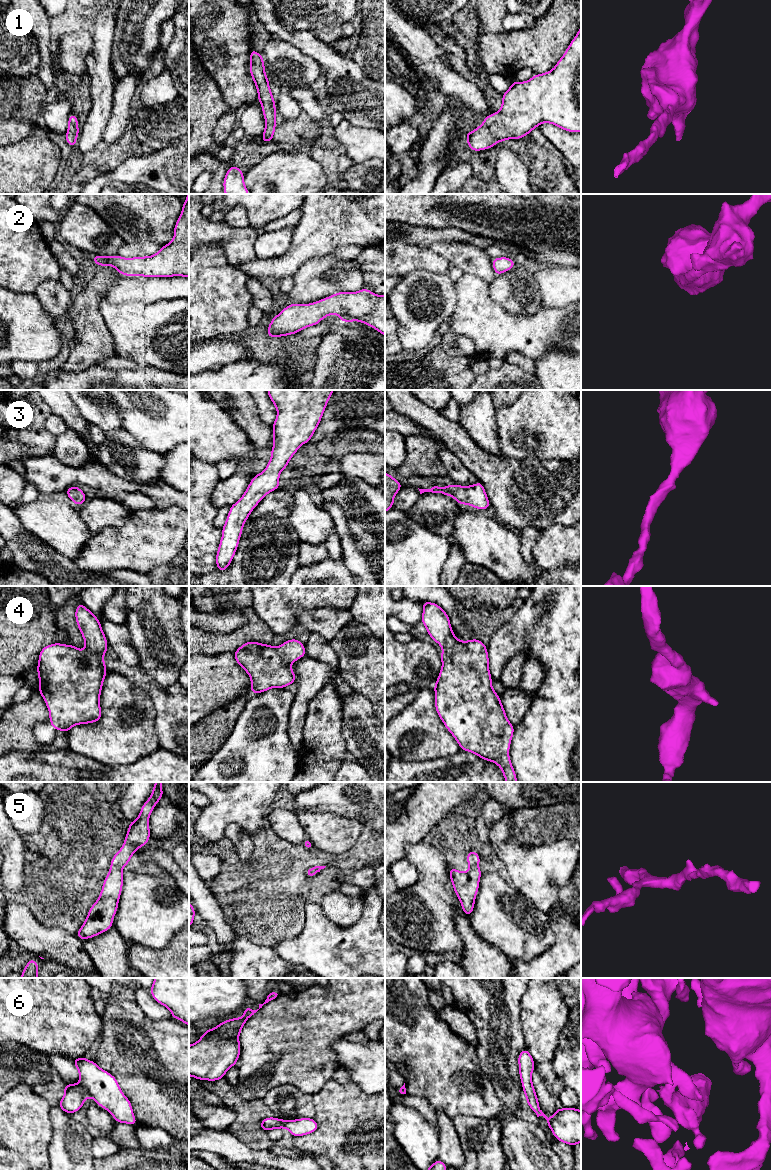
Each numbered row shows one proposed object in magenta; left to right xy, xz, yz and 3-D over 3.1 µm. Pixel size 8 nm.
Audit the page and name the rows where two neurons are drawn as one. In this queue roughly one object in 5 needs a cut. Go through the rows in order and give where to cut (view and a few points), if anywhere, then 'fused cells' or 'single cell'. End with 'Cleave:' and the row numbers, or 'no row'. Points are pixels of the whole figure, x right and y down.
1: no cut; single cell
2: no cut; single cell
3: no cut; single cell
4: no cut; single cell
5: no cut; single cell
6: no cut; single cell
Cleave: no row

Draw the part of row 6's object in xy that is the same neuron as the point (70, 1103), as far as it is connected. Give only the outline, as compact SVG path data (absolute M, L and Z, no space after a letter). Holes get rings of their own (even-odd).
M84 1056L72 1059L72 1062L78 1069L80 1081L77 1084L64 1085L64 1097L57 1107L71 1115L83 1108L85 1099L91 1097L98 1106L107 1110L117 1123L138 1125L131 1102L112 1074Z

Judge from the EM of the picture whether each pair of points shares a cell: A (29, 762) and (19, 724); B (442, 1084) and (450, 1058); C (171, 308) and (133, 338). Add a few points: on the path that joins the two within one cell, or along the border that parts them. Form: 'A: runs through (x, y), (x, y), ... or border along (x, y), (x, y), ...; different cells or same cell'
A: border along (10, 750), (50, 751); different cells
B: runs through (446, 1078), (446, 1064); same cell
C: runs through (162, 317), (148, 331), (142, 333); same cell

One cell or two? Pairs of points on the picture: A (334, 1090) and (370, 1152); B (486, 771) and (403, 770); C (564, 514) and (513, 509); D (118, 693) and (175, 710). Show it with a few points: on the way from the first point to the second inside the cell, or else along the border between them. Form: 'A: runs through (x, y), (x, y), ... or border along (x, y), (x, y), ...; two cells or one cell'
A: runs through (336, 1105), (346, 1115), (360, 1134), (360, 1137); one cell
B: runs through (465, 771), (424, 771); one cell
C: runs through (551, 509), (526, 509); one cell
D: border along (138, 686), (151, 699), (155, 711), (155, 727); two cells

